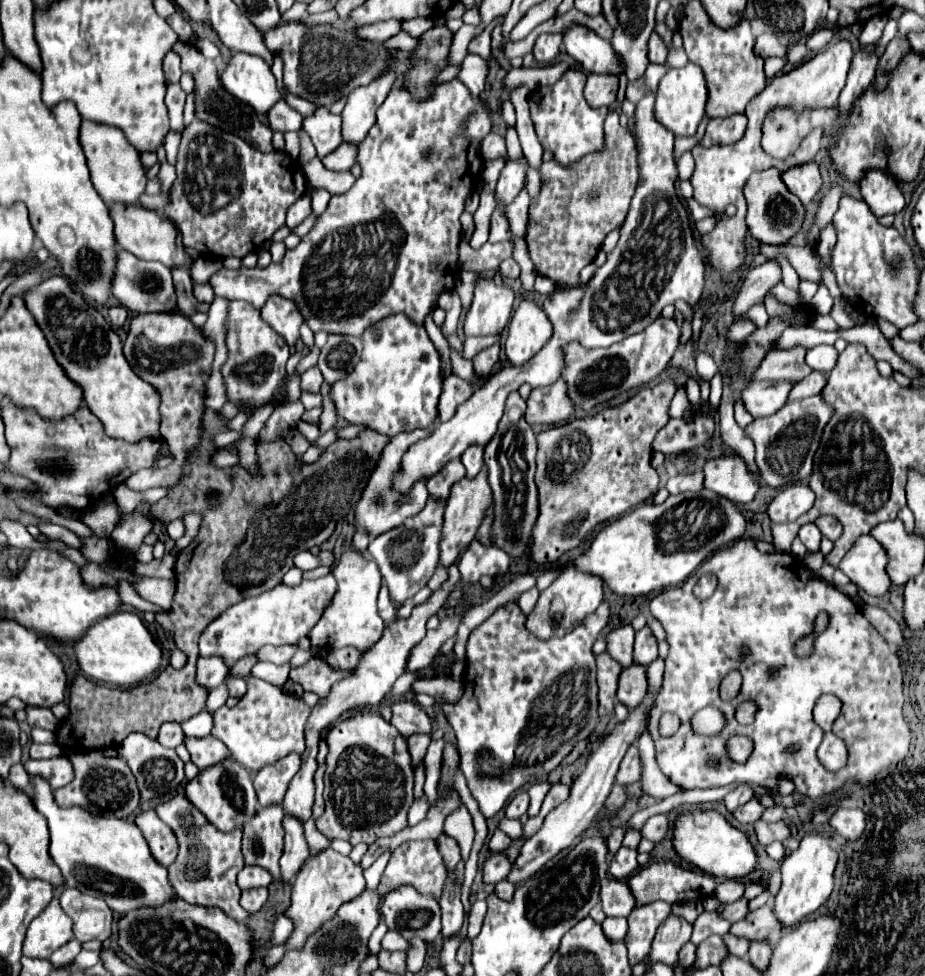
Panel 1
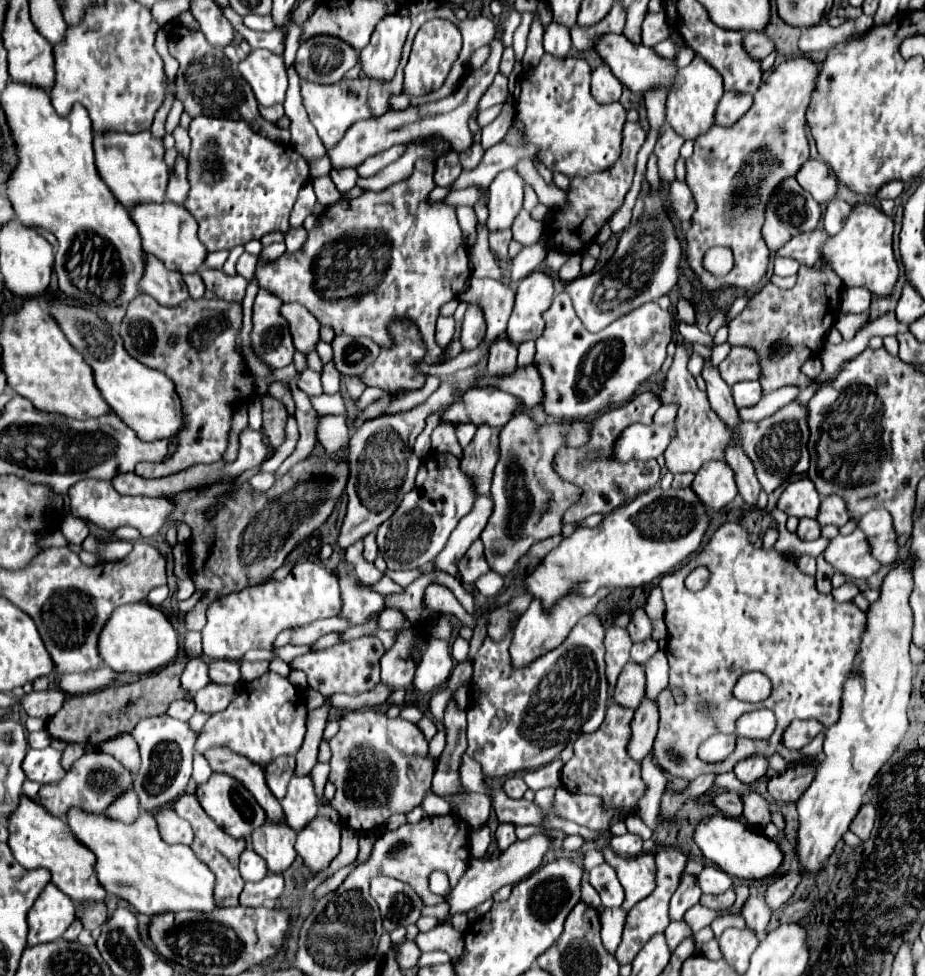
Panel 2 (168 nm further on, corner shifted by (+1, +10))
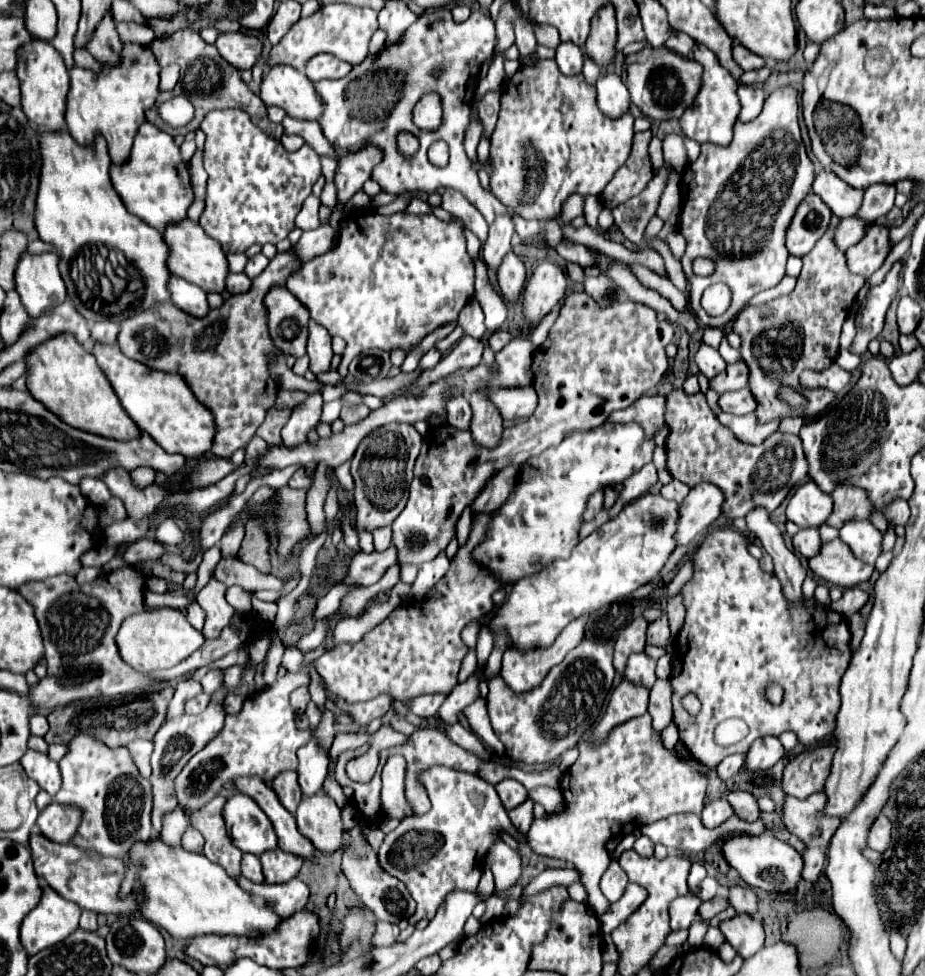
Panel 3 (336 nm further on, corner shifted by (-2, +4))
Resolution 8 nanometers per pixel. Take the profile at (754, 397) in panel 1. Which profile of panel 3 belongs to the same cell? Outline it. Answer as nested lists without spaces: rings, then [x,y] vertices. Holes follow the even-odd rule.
[[[742,388],[742,390],[734,390],[734,392],[726,392],[720,396],[718,400],[722,412],[730,412],[730,414],[750,414],[754,412],[756,404],[754,404],[754,396],[748,388]]]

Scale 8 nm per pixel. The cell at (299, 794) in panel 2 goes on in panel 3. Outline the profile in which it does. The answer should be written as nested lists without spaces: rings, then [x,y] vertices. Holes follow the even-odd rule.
[[[312,738],[306,746],[298,750],[298,760],[300,760],[298,784],[302,788],[302,796],[308,798],[308,796],[318,794],[322,790],[322,784],[328,772],[328,758],[324,750]]]

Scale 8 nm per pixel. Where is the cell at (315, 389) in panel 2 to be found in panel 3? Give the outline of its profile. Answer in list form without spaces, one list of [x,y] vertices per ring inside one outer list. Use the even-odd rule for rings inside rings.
[[[316,390],[302,404],[298,404],[296,410],[292,410],[288,424],[282,428],[282,442],[286,446],[302,444],[302,442],[308,440],[310,428],[314,428],[320,420],[322,404],[324,404],[322,394]]]

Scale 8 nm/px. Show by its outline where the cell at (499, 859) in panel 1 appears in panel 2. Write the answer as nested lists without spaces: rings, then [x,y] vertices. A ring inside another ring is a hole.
[[[501,822],[499,828],[497,828],[495,838],[497,838],[499,850],[501,850],[501,852],[507,850],[507,846],[511,846],[511,844],[517,840],[517,836],[515,836],[515,824],[511,824],[511,822]]]

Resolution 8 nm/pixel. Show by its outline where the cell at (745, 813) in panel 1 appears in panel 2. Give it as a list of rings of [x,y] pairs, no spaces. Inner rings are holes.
[[[721,792],[713,798],[713,806],[719,810],[719,814],[729,818],[739,818],[743,812],[743,800],[735,792]]]

